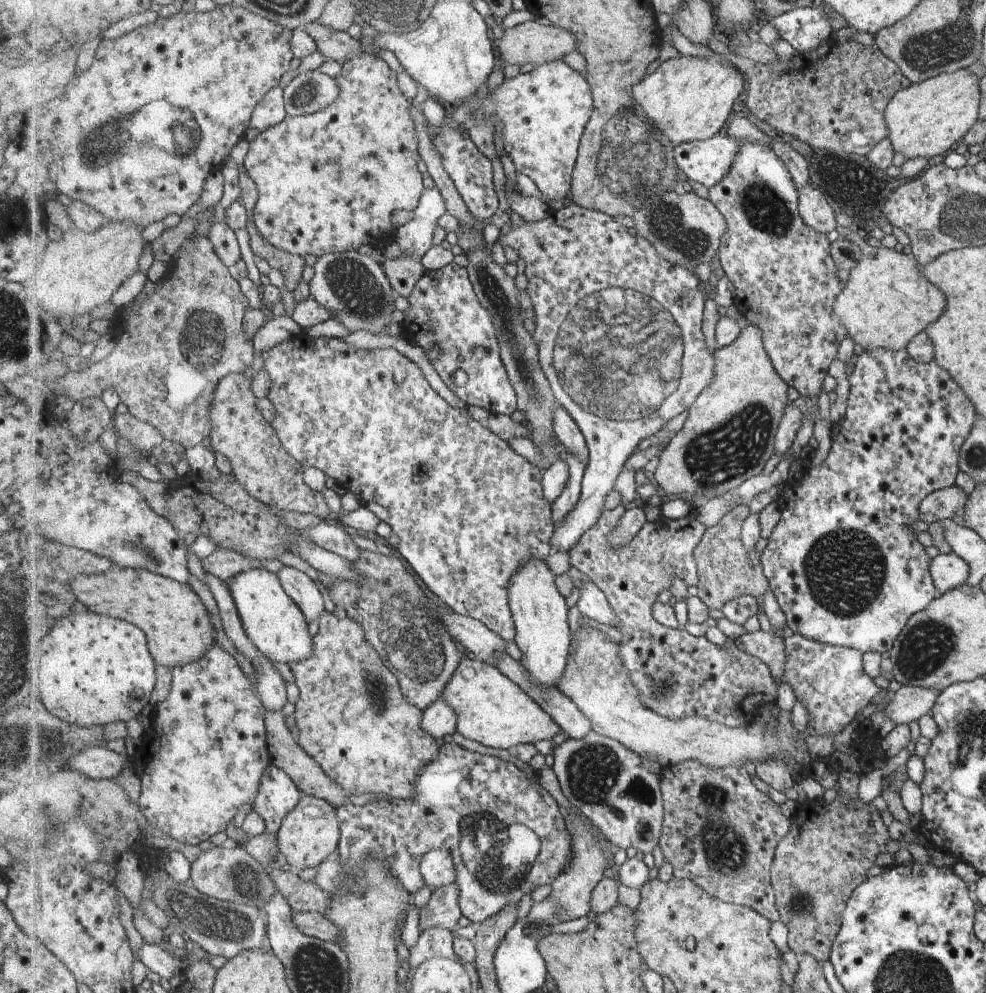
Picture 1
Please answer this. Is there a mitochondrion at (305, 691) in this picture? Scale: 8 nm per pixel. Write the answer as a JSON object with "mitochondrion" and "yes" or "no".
{"mitochondrion":"no"}

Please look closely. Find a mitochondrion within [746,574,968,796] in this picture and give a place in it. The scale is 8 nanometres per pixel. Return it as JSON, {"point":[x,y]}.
{"point":[921,653]}

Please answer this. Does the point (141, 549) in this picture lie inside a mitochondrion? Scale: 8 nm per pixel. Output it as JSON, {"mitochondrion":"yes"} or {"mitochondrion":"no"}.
{"mitochondrion":"yes"}

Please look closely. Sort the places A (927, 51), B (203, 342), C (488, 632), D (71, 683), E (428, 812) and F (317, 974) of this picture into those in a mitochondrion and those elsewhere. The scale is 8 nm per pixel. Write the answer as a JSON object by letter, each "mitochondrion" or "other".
{"A":"mitochondrion","B":"mitochondrion","C":"other","D":"other","E":"other","F":"mitochondrion"}

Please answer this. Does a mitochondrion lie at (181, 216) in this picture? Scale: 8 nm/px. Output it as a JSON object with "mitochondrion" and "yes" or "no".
{"mitochondrion":"no"}

